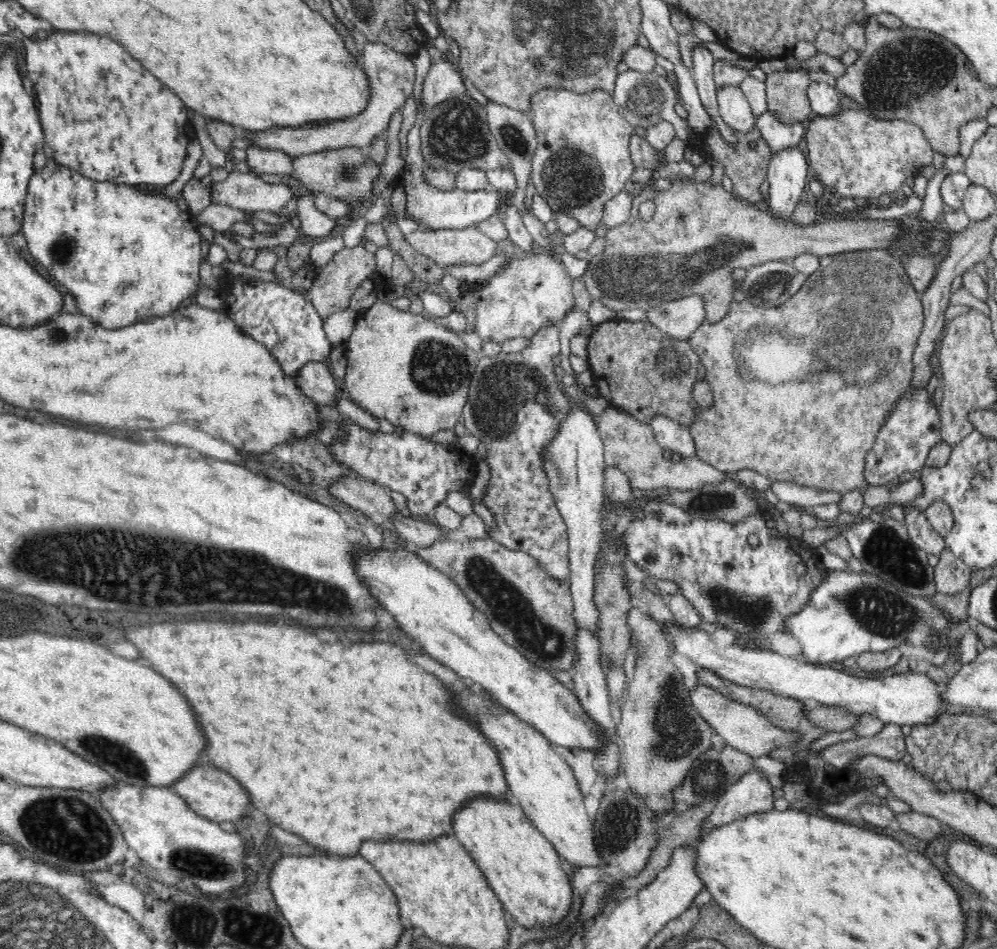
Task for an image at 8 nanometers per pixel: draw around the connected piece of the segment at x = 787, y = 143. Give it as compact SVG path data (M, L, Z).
M768 111L756 116L756 120L756 129L762 133L764 141L772 149L772 154L802 142L806 132L805 122L783 124L775 114Z

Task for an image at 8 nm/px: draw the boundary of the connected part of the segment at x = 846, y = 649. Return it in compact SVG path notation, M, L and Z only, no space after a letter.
M828 569L825 577L800 612L783 620L783 630L802 646L802 662L843 662L864 652L886 652L907 641L940 652L948 642L959 640L953 655L956 662L970 664L977 658L981 645L972 620L953 622L932 600L903 592L869 571L858 574L850 569Z

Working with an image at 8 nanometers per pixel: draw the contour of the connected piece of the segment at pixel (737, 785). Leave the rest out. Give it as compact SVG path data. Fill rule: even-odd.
M754 768L747 771L738 780L728 784L724 794L719 797L718 804L702 822L699 838L714 827L781 806L772 794L772 784L762 772Z

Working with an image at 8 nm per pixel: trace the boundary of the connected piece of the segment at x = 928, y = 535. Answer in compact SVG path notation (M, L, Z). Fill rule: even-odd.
M911 505L904 507L904 526L910 539L928 555L941 556L947 548L945 538L939 536L926 519L926 514Z

